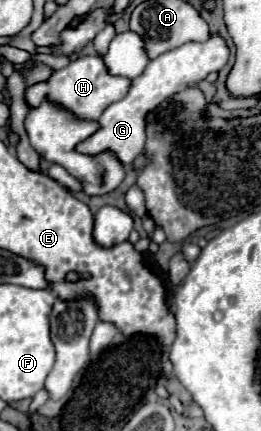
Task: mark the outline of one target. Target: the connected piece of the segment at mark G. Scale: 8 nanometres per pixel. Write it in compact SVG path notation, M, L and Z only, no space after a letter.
M211 33L209 39L203 43L191 41L187 45L181 45L179 49L171 49L171 51L159 55L157 59L149 61L143 75L133 79L129 93L121 101L117 101L105 109L105 113L99 119L101 129L97 133L93 133L89 139L85 139L83 143L79 143L77 151L95 155L105 149L111 149L119 155L121 163L129 165L143 151L147 113L151 109L155 109L157 105L161 105L167 97L173 97L175 93L201 83L203 79L207 79L209 73L217 73L221 67L227 65L227 61L229 61L229 47L219 33Z

